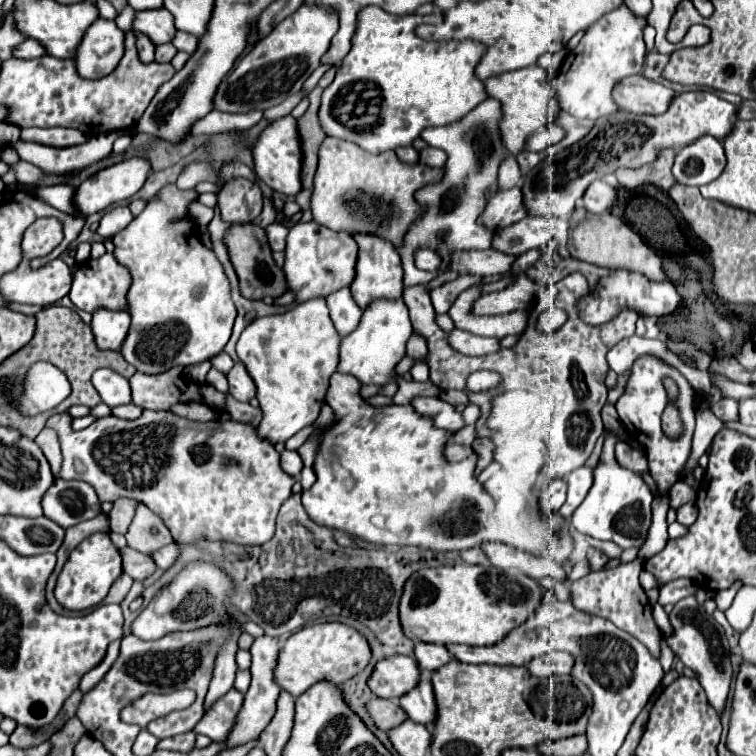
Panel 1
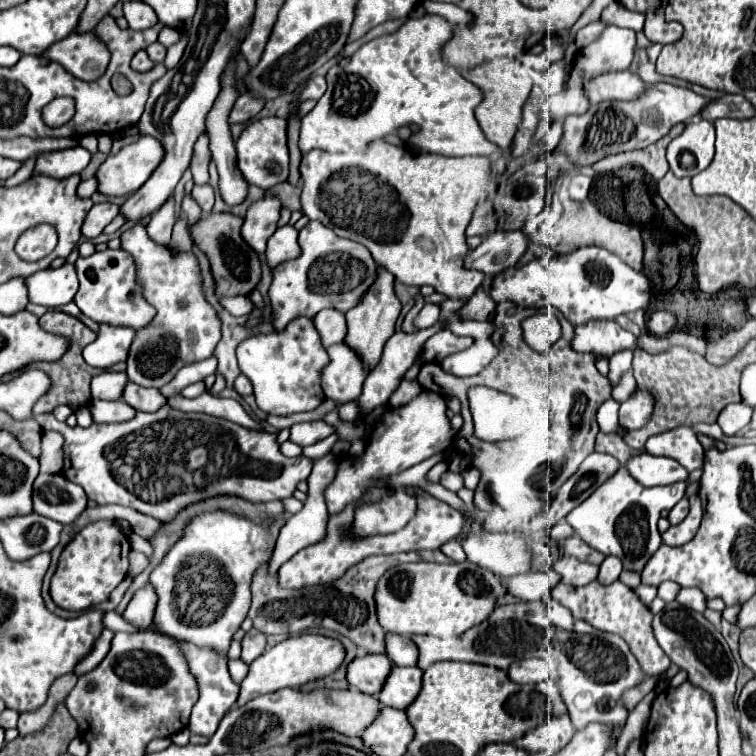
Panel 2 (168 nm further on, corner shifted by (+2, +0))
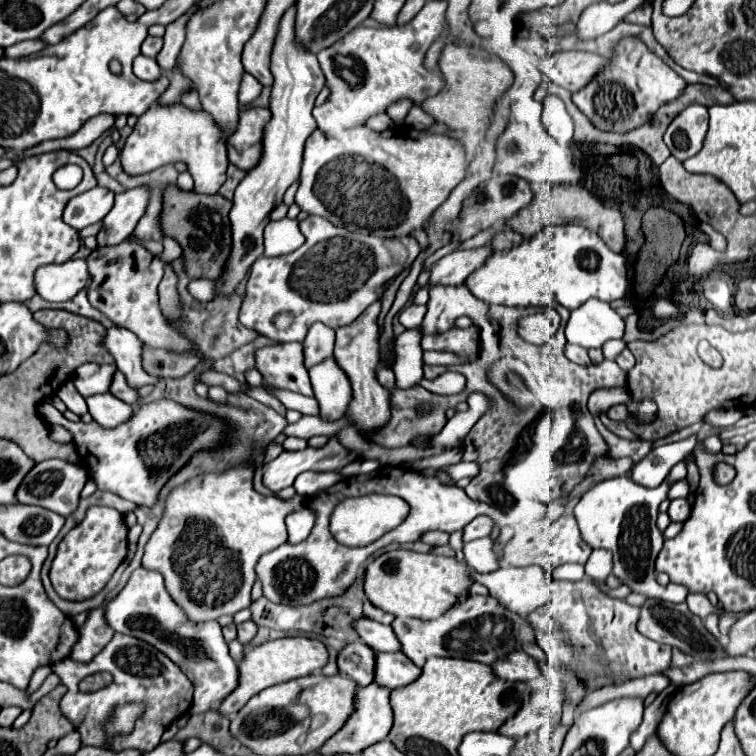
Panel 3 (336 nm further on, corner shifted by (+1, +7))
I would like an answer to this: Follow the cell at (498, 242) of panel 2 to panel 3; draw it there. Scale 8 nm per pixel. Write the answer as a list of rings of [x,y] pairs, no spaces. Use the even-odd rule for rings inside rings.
[[[489,244],[481,248],[471,248],[471,250],[457,250],[441,258],[433,266],[429,284],[451,284],[451,286],[463,284],[471,272],[475,272],[489,260],[491,254],[493,254],[493,248]]]

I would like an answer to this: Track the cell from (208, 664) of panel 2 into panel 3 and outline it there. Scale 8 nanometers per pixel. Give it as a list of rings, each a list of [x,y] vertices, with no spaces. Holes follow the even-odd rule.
[[[137,568],[127,586],[107,604],[105,618],[115,632],[137,636],[153,644],[187,674],[195,686],[191,714],[209,712],[237,688],[239,668],[229,656],[227,644],[221,636],[221,626],[217,622],[193,624],[185,620],[185,614],[177,608],[177,604],[173,604],[169,592],[165,590],[163,576],[159,572]]]

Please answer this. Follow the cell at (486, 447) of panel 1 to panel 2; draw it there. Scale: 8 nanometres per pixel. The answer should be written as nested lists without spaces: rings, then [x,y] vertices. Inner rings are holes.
[[[446,471],[440,479],[440,485],[444,485],[450,491],[458,491],[458,489],[462,489],[462,475],[454,473],[454,471]]]

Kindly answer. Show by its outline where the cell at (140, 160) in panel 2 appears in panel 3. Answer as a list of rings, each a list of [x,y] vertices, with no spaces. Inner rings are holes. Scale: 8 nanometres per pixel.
[[[153,104],[149,112],[139,116],[139,122],[129,134],[119,160],[121,168],[129,176],[147,174],[161,164],[175,164],[181,160],[189,166],[197,194],[215,194],[225,182],[225,170],[229,164],[221,132],[217,132],[217,124],[213,124],[213,118],[207,112],[193,112],[189,108],[183,108],[183,104]]]

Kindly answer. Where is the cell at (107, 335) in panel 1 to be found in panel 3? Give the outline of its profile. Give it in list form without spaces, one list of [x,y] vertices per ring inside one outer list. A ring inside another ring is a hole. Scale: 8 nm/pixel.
[[[113,326],[107,330],[103,338],[103,348],[115,358],[117,368],[125,374],[127,382],[133,384],[133,388],[141,388],[147,384],[155,384],[159,380],[156,377],[149,376],[141,368],[141,340],[137,336],[121,326]]]

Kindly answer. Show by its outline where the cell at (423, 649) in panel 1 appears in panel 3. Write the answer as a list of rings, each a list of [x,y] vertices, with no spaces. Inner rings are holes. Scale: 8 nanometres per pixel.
[[[361,618],[357,622],[357,632],[361,640],[375,652],[401,652],[401,642],[397,640],[391,626],[373,622],[369,618]]]

